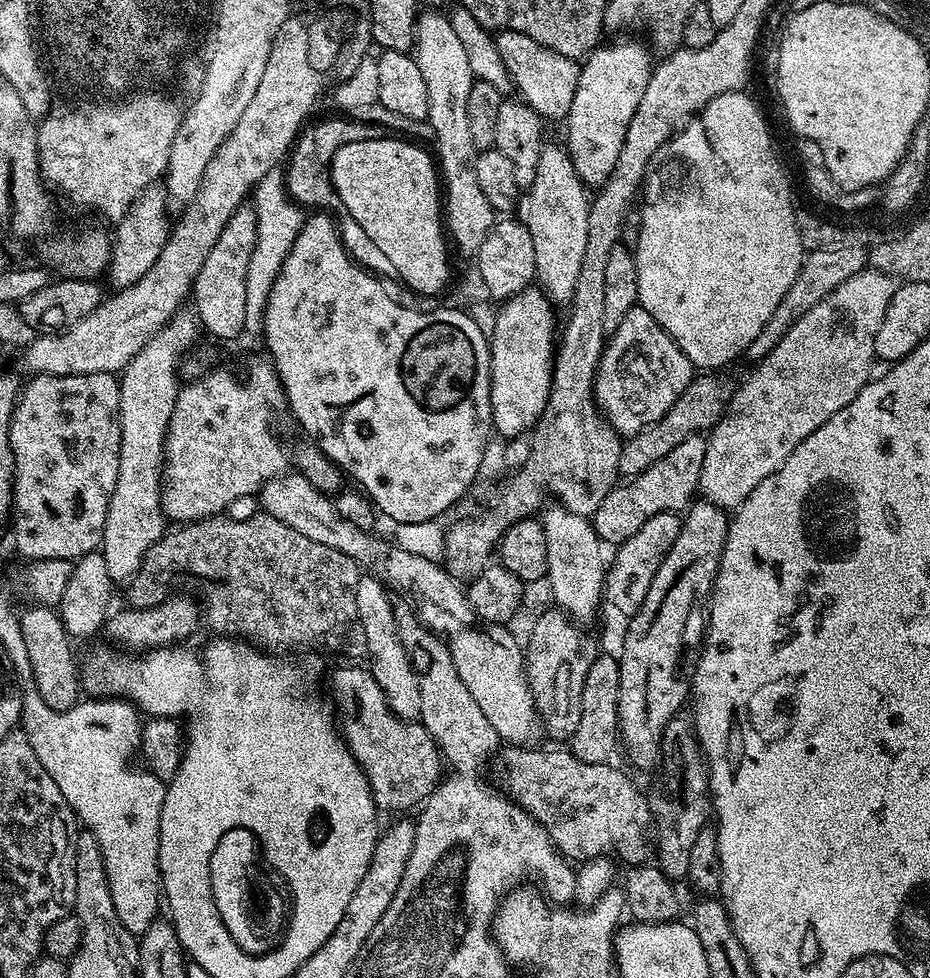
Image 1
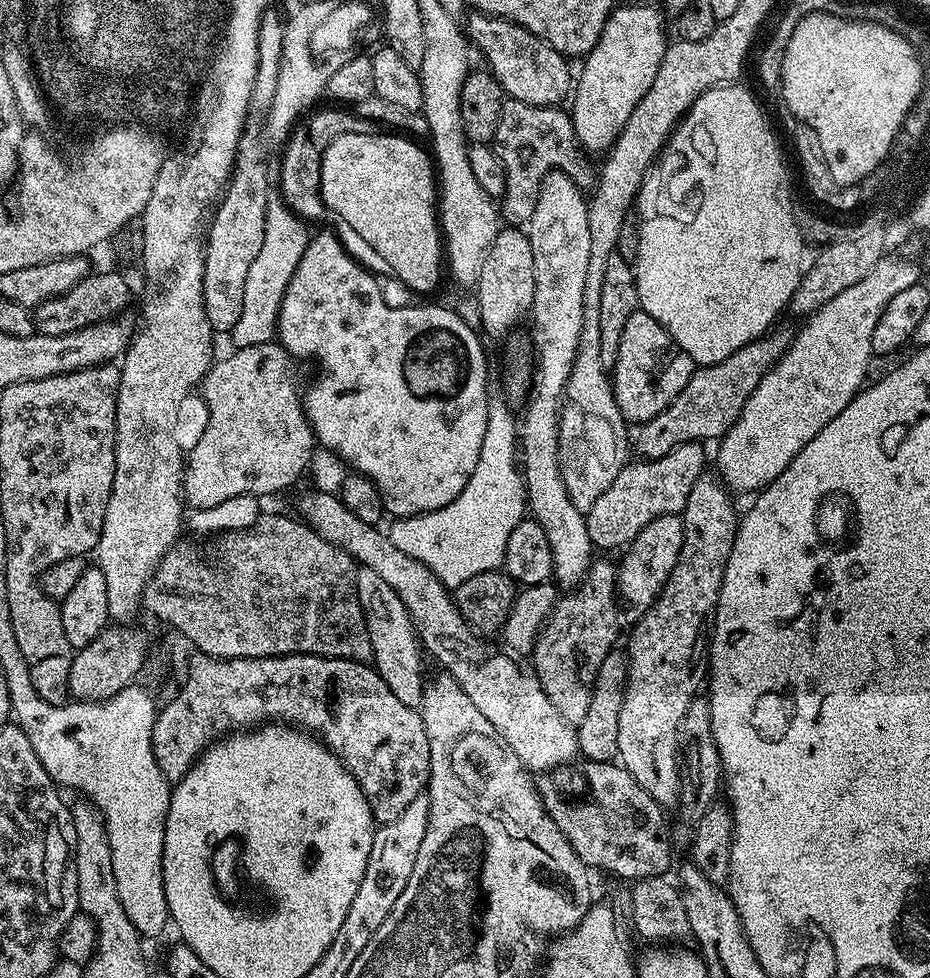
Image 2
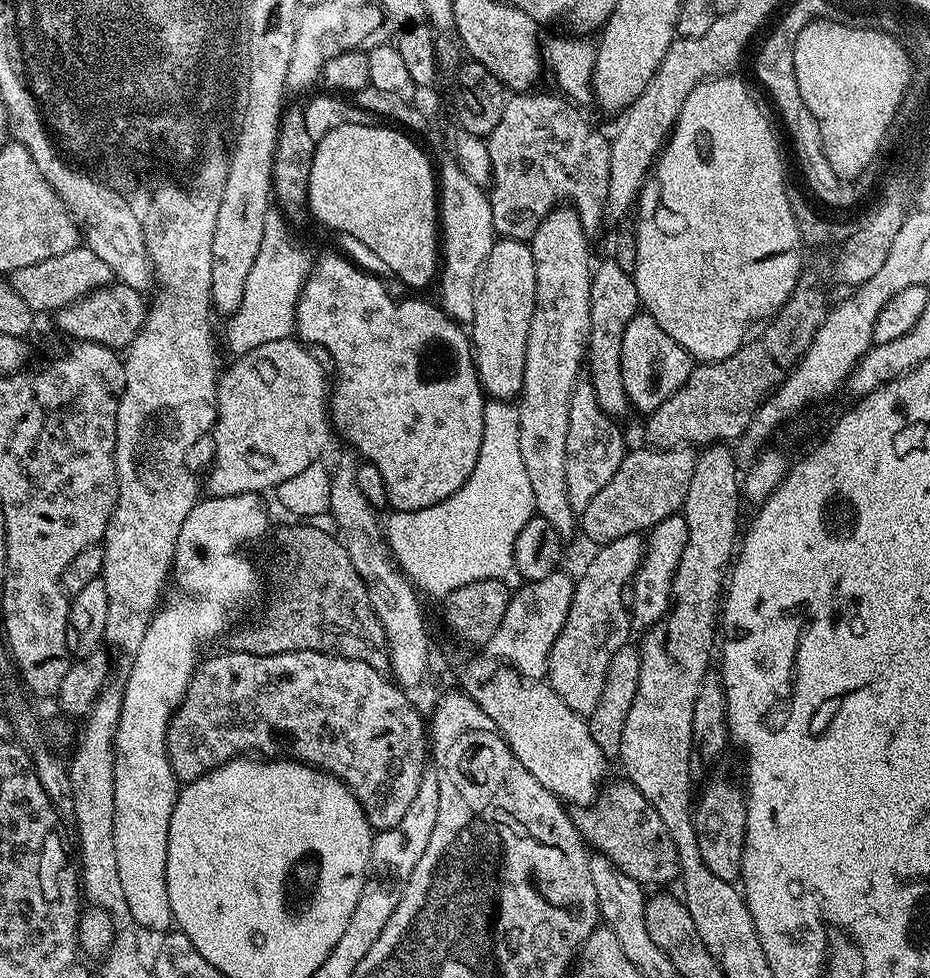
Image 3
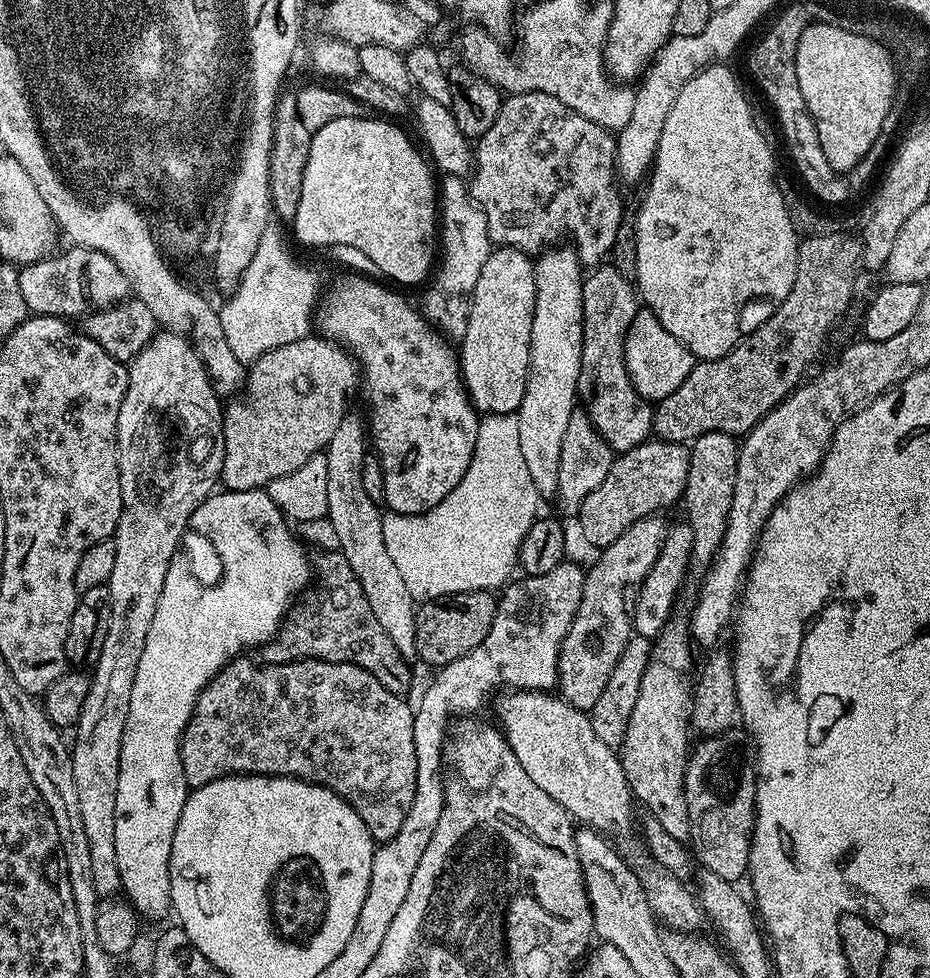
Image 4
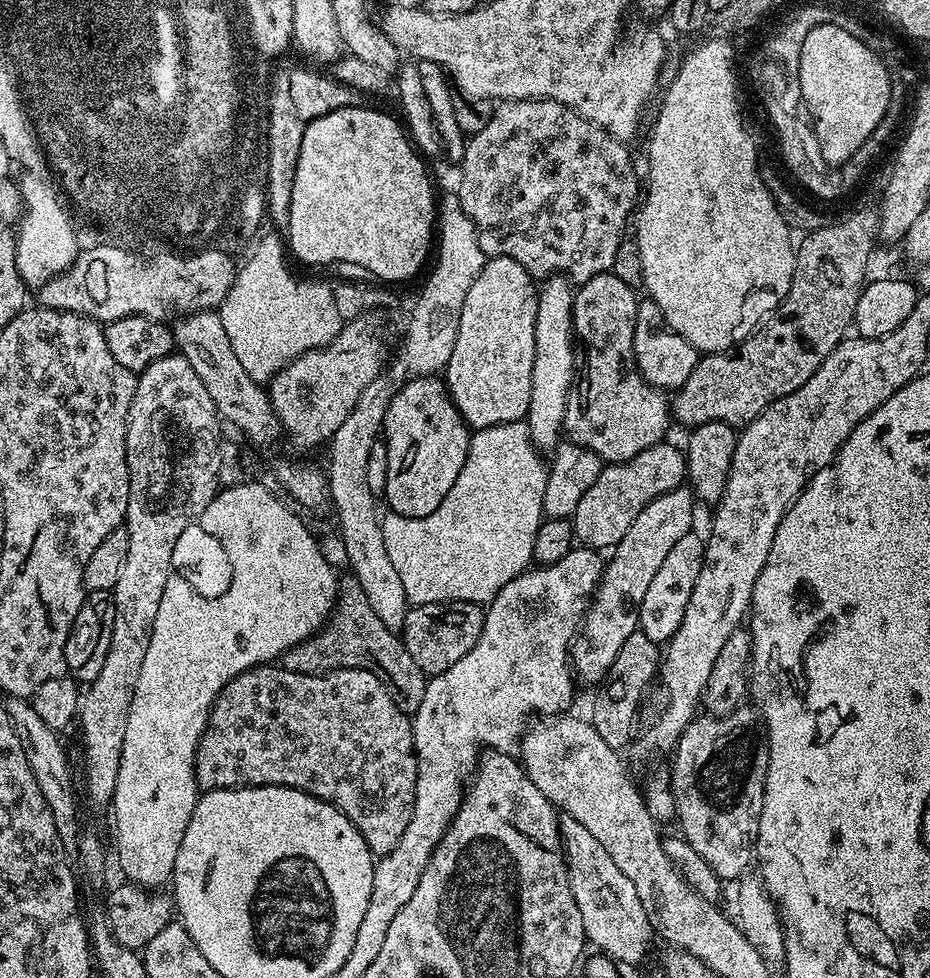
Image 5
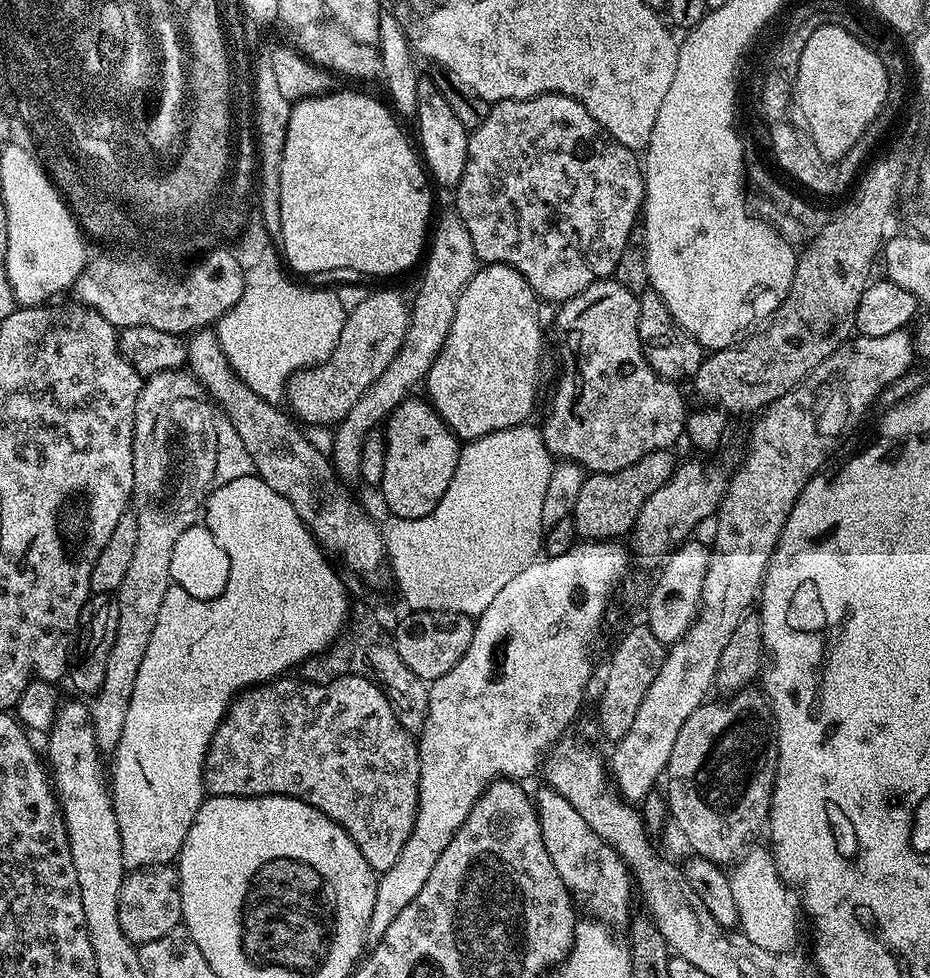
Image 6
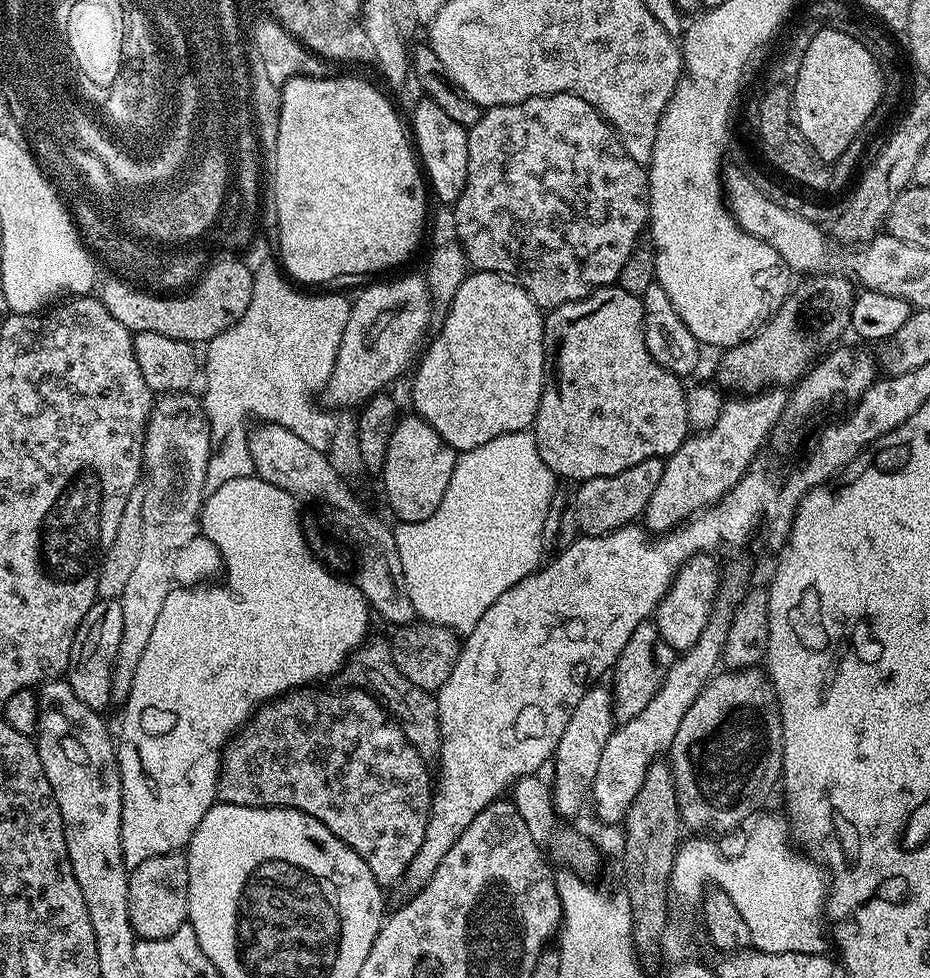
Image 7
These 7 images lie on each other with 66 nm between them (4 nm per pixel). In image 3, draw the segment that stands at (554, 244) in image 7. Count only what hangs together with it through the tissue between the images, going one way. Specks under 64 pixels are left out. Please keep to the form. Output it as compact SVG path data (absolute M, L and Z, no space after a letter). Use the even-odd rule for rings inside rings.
M540 91L509 95L498 126L494 126L492 133L486 137L492 167L492 182L487 194L496 235L505 240L531 241L532 235L553 208L565 202L574 205L585 232L595 234L606 221L608 211L612 149L609 137L592 128L591 122L580 113L583 111L575 103L569 102L563 95L547 96Z

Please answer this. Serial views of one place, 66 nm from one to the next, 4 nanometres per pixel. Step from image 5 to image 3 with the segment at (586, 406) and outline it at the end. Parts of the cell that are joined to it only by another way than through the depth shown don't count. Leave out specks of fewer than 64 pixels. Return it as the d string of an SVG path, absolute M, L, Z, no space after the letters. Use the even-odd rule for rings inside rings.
M611 258L595 265L590 286L590 326L588 327L588 351L586 353L586 376L592 385L600 407L613 418L621 418L630 412L628 395L622 386L622 334L630 318L641 307L633 273L622 270Z

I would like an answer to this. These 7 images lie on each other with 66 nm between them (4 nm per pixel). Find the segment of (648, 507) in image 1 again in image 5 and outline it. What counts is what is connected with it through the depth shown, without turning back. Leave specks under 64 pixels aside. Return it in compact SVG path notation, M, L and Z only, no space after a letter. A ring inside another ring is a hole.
M661 442L650 446L650 450L642 450L642 454L634 454L626 462L617 464L605 463L601 467L598 478L594 478L594 486L582 494L578 502L578 510L570 518L575 539L581 545L593 550L611 550L630 530L630 522L654 502L662 494L681 487L686 480L686 456L669 442Z

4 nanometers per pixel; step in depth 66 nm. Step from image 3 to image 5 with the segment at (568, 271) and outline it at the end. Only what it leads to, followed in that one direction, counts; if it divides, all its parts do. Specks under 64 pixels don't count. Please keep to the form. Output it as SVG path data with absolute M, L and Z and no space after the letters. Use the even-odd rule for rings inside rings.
M553 274L539 285L538 295L538 318L534 322L534 374L530 378L530 410L526 423L532 445L538 450L552 450L562 440L564 411L578 368L578 352L572 331L574 288L567 276Z

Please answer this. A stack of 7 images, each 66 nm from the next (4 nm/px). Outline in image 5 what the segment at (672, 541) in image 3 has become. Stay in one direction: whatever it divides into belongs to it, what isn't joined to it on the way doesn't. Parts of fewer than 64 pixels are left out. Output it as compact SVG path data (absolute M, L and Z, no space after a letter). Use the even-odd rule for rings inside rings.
M693 530L682 534L678 542L674 542L670 554L666 554L666 559L662 561L662 566L654 573L654 578L650 578L648 584L643 585L640 596L640 608L638 607L638 630L650 638L650 642L664 646L671 640L672 635L682 626L682 618L686 614L686 602L690 602L690 590L694 590L694 578L698 578L698 570L702 570L704 561L705 537L698 534L699 531Z

